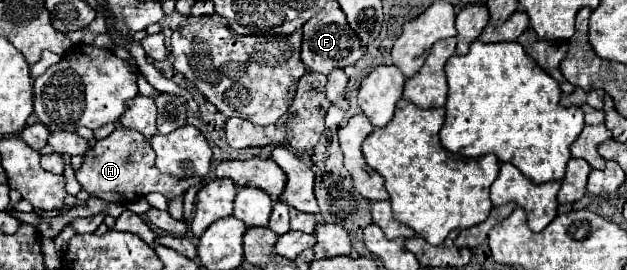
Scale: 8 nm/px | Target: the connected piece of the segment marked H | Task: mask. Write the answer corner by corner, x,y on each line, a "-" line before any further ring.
118,127
114,133
96,141
96,145
90,147
90,151
84,155
80,169
76,169
76,179
84,191
112,203
130,203
152,191
158,191
168,201
172,201
174,197
184,195
190,187
200,183
198,177
176,179
170,175
162,175
154,167
154,149
150,147
150,143
142,139
142,135
138,135
136,131
126,131
124,127

